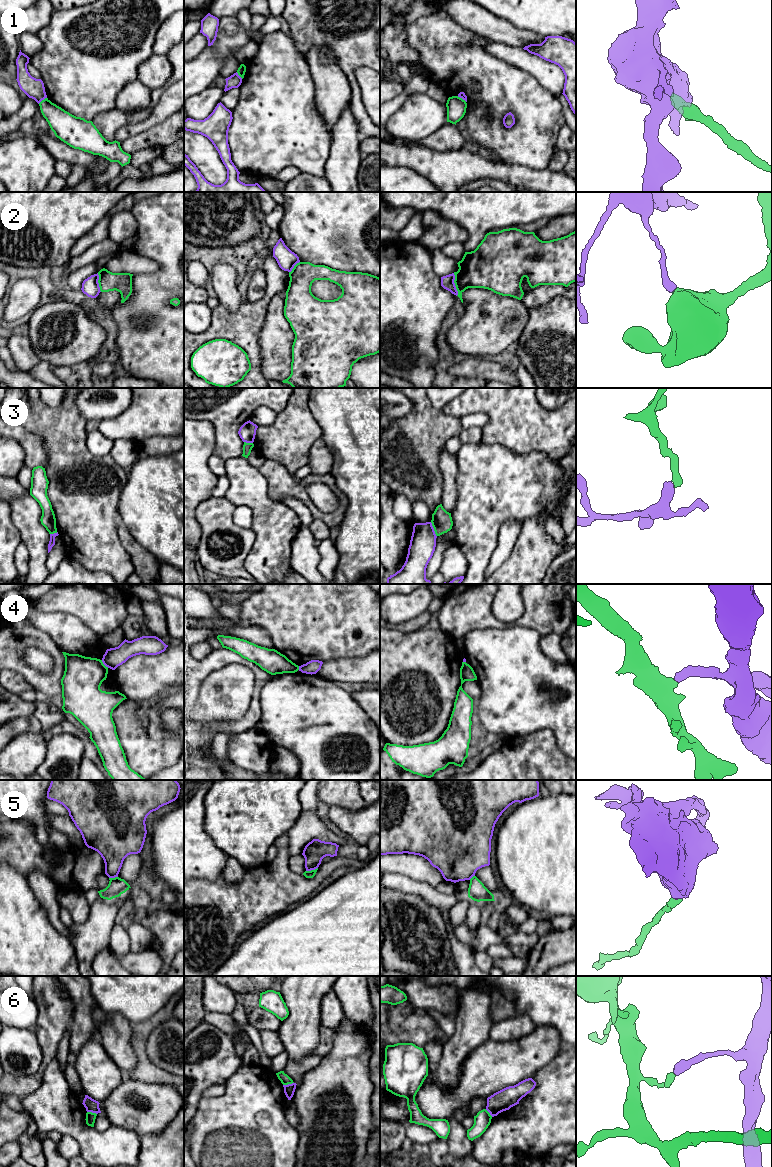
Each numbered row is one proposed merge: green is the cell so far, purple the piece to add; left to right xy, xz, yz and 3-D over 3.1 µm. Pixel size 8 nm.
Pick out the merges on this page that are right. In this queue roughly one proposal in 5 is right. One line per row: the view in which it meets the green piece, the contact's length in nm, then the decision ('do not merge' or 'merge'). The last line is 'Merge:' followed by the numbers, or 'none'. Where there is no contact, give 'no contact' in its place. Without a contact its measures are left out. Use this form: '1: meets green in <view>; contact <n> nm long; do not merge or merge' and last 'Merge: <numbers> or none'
1: meets green in xy; contact 90 nm long; do not merge
2: meets green in yz; contact 190 nm long; do not merge
3: meets green in yz; contact 130 nm long; do not merge
4: meets green in xy; contact 90 nm long; do not merge
5: meets green in xz; contact 100 nm long; do not merge
6: meets green in xz; contact 90 nm long; do not merge
Merge: none

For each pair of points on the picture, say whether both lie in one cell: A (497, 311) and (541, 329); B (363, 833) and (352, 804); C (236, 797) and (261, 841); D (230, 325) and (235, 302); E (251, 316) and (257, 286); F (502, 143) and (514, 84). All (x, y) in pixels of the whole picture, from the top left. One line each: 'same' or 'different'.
A: different
B: different
C: same
D: different
E: different
F: same

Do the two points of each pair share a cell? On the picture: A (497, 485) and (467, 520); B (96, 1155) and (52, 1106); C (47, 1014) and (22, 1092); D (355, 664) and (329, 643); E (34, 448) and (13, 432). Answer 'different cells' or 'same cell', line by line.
A: same cell
B: same cell
C: same cell
D: different cells
E: same cell

